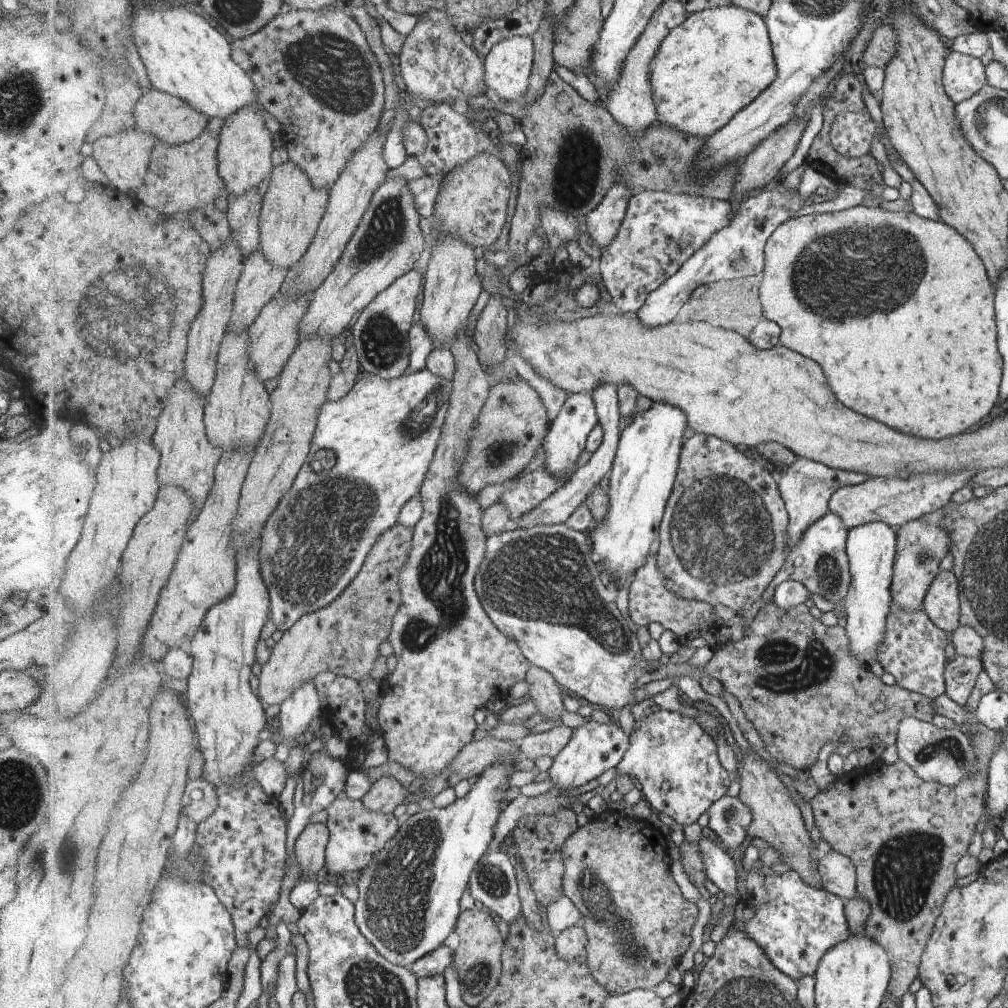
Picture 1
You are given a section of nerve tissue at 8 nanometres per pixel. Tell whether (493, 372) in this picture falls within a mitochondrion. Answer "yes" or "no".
no

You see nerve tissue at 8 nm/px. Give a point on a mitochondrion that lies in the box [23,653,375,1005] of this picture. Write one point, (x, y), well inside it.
(67, 851)

